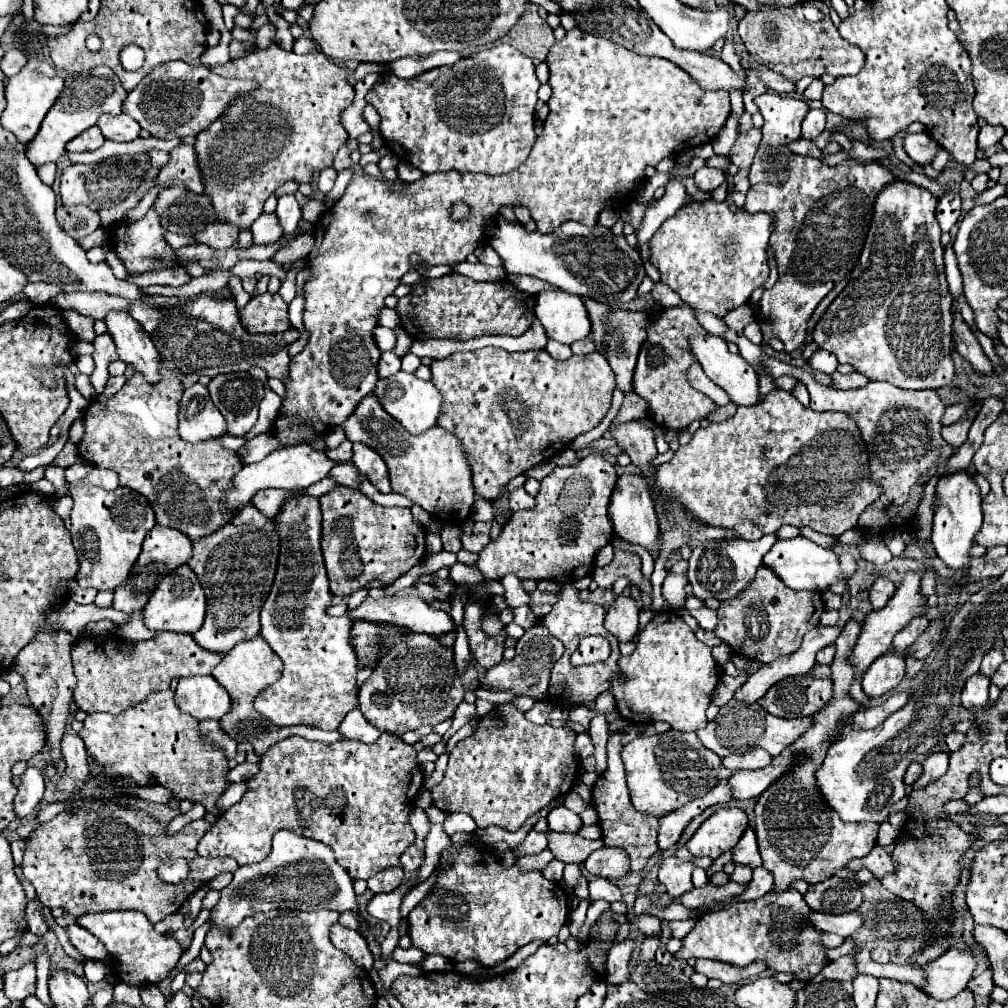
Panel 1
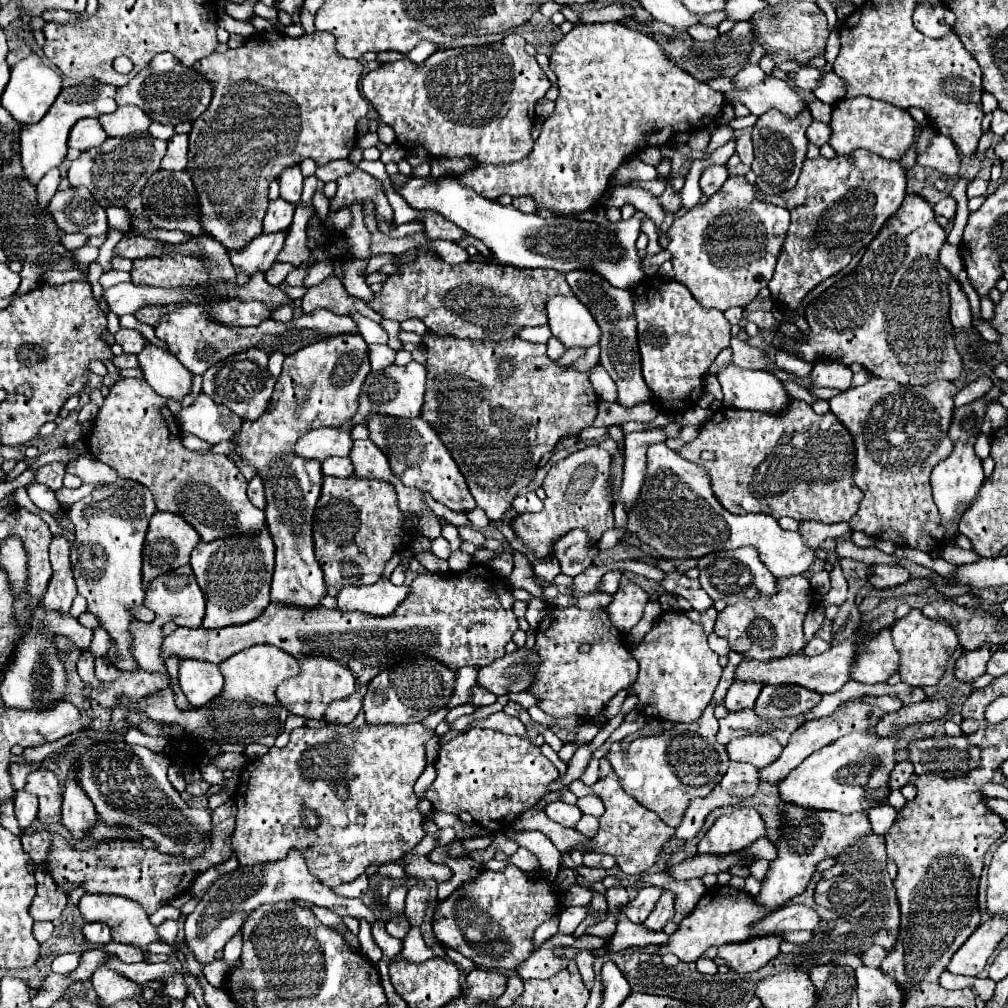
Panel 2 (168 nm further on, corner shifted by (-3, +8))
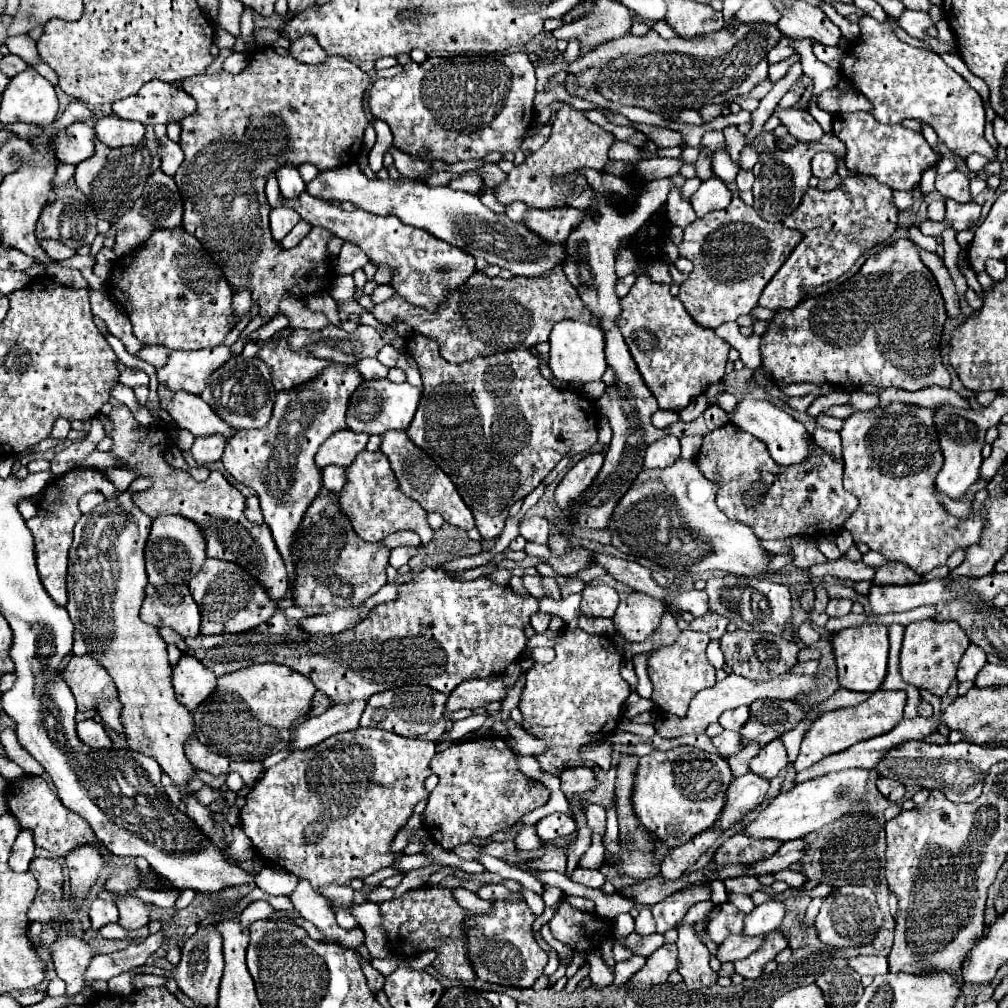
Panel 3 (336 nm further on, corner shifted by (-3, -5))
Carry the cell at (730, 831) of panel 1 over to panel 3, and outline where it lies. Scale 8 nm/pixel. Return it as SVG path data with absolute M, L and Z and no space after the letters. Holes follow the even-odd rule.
M737 833L729 837L715 853L713 861L719 865L753 865L757 861L763 861L779 851L783 843L777 839L751 839L743 833Z

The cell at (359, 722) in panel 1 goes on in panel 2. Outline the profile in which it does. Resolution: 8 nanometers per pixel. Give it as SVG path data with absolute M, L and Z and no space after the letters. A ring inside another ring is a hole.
M351 696L345 700L333 702L327 708L325 720L331 724L351 724L355 720L355 716L359 714L359 710L361 710L361 700L357 696Z

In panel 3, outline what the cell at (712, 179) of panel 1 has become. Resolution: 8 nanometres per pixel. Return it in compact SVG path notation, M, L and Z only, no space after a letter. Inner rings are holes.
M711 177L711 179L703 181L701 187L693 193L691 205L693 205L695 213L697 213L697 217L705 217L711 211L725 209L731 203L731 199L733 197L731 197L727 185L721 179Z

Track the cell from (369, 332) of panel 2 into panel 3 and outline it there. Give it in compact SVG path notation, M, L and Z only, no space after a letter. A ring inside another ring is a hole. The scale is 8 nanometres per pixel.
M385 345L385 347L379 351L377 359L379 359L383 365L387 365L387 367L395 367L399 355L401 355L401 351L397 351L397 349L391 347L391 345Z

